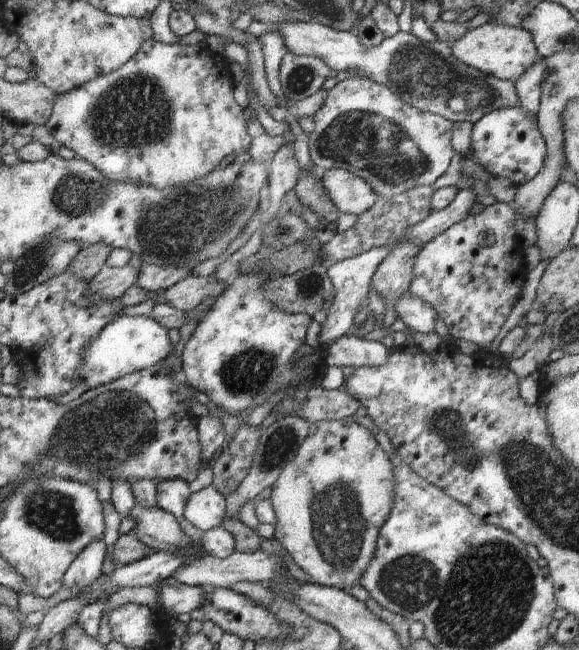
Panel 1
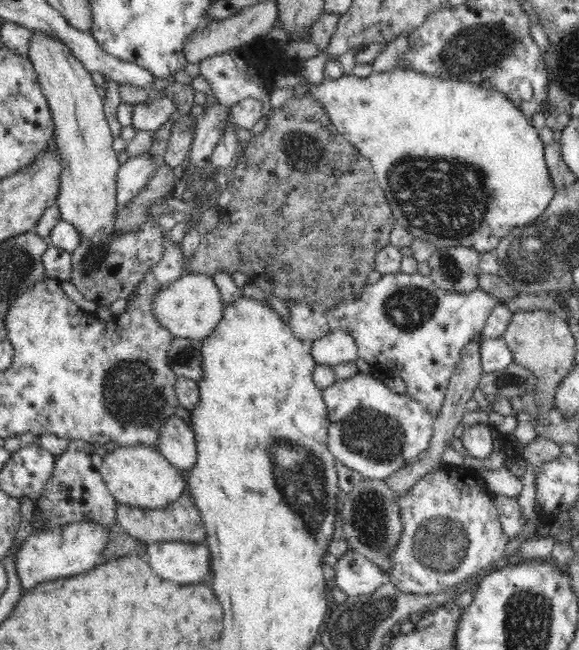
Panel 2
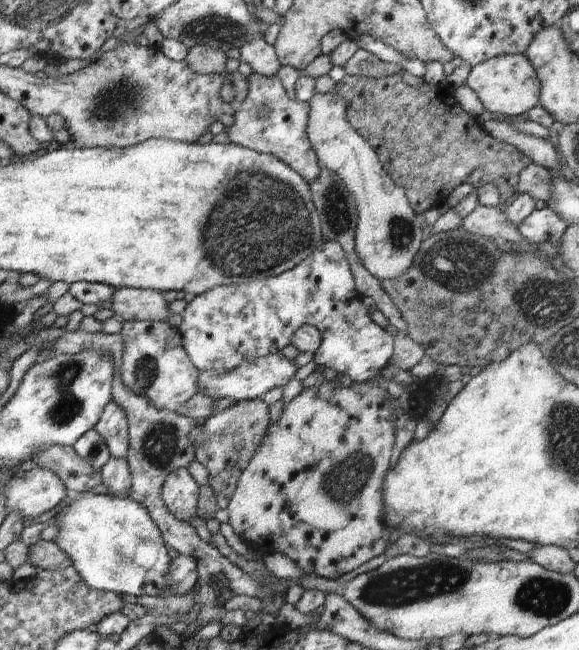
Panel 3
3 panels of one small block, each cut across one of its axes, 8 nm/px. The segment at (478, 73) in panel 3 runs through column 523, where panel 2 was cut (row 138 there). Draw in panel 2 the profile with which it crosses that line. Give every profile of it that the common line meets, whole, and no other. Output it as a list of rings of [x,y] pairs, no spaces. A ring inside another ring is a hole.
[[[35,32],[28,54],[55,124],[61,162],[59,193],[55,202],[61,219],[72,223],[84,242],[98,231],[109,229],[116,220],[117,172],[121,164],[113,148],[115,139],[110,123],[104,114],[104,99],[98,95],[91,73],[64,42]]]

